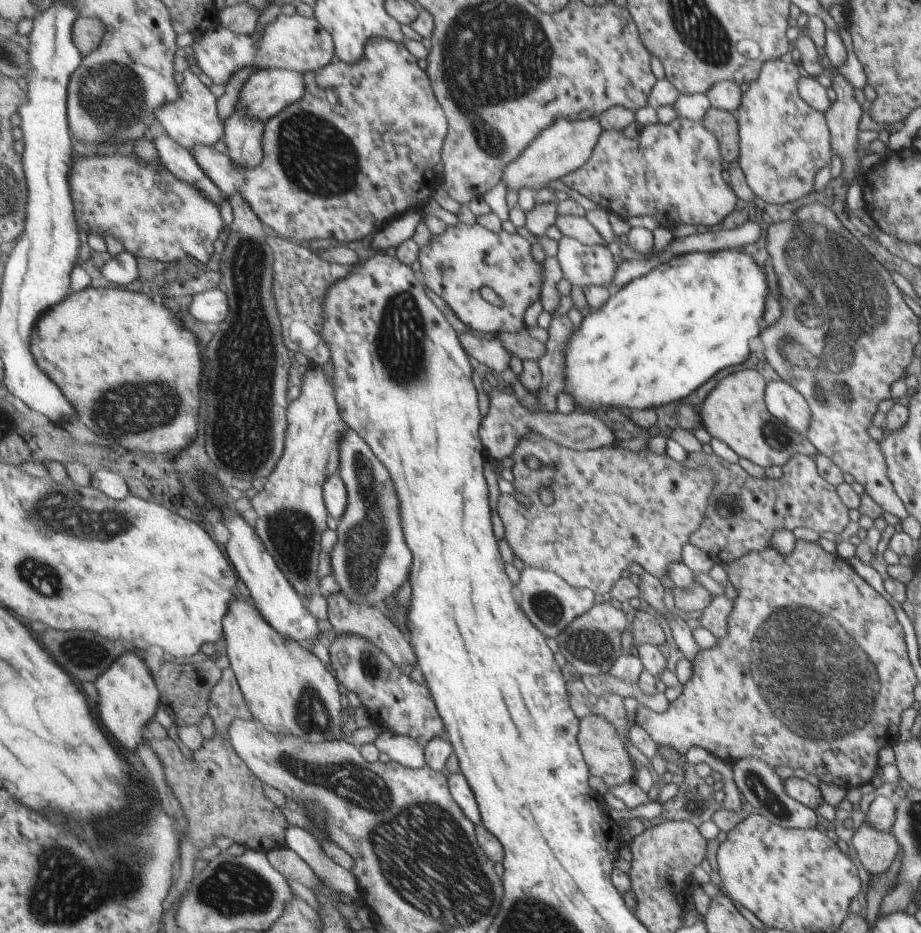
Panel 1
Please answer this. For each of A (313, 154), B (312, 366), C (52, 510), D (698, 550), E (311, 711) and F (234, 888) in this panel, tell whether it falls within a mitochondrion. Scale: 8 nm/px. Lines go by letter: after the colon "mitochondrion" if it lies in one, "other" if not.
A: mitochondrion
B: other
C: mitochondrion
D: other
E: mitochondrion
F: mitochondrion

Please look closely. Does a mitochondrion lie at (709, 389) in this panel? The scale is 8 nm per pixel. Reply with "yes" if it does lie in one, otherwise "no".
no

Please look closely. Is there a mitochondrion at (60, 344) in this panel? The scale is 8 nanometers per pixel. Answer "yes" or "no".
no

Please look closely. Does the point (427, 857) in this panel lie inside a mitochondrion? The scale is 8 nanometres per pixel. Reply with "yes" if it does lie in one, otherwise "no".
yes

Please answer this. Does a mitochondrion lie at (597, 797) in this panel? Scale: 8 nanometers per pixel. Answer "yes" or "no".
no

